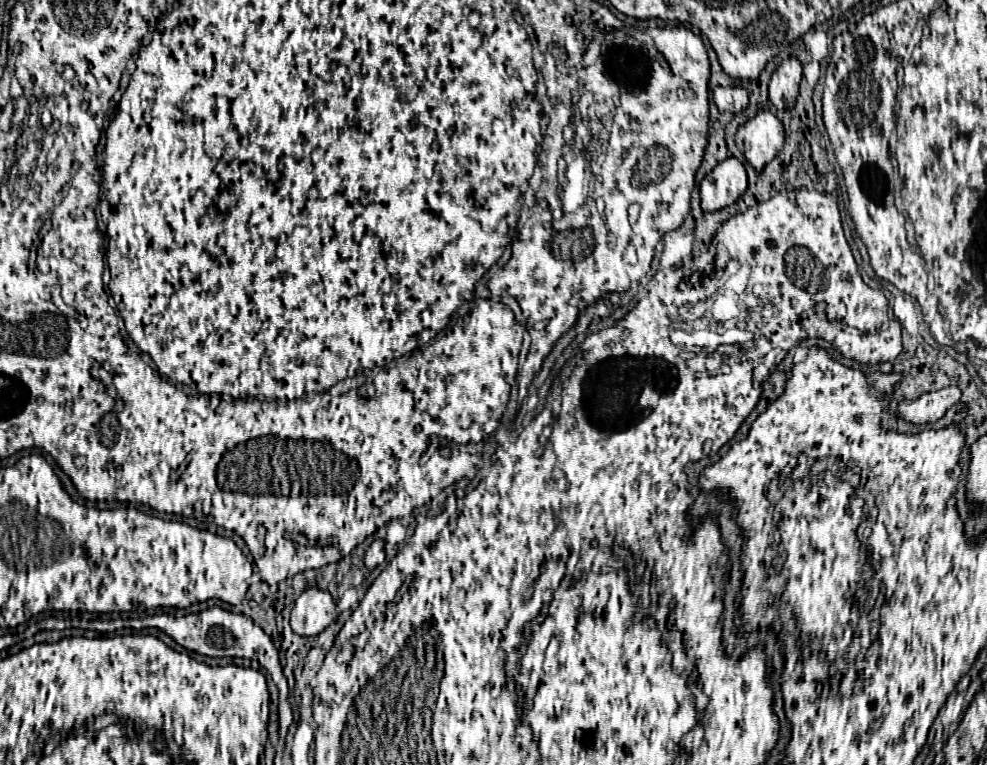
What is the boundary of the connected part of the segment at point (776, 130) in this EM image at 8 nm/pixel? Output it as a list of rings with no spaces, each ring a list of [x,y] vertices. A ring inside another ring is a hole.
[[[760,110],[738,130],[736,146],[756,170],[762,170],[782,150],[784,126],[770,110]]]

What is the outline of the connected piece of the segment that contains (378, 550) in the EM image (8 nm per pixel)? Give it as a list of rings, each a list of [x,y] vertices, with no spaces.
[[[374,540],[370,544],[370,548],[366,550],[366,556],[364,556],[364,564],[368,570],[374,570],[376,566],[380,566],[384,562],[384,542],[382,540]]]

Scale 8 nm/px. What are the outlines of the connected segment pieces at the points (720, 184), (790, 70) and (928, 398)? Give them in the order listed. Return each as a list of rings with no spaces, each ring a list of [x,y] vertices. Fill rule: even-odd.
[[[726,158],[720,162],[706,178],[700,182],[702,210],[716,212],[732,206],[748,188],[748,178],[744,164],[736,158]]]
[[[786,58],[770,78],[770,102],[778,110],[792,110],[802,80],[802,64],[798,58]]]
[[[948,386],[934,394],[924,394],[916,402],[902,402],[898,406],[898,416],[902,416],[908,422],[914,422],[914,424],[934,422],[934,420],[942,418],[944,412],[960,400],[960,394],[962,392],[958,386]]]

